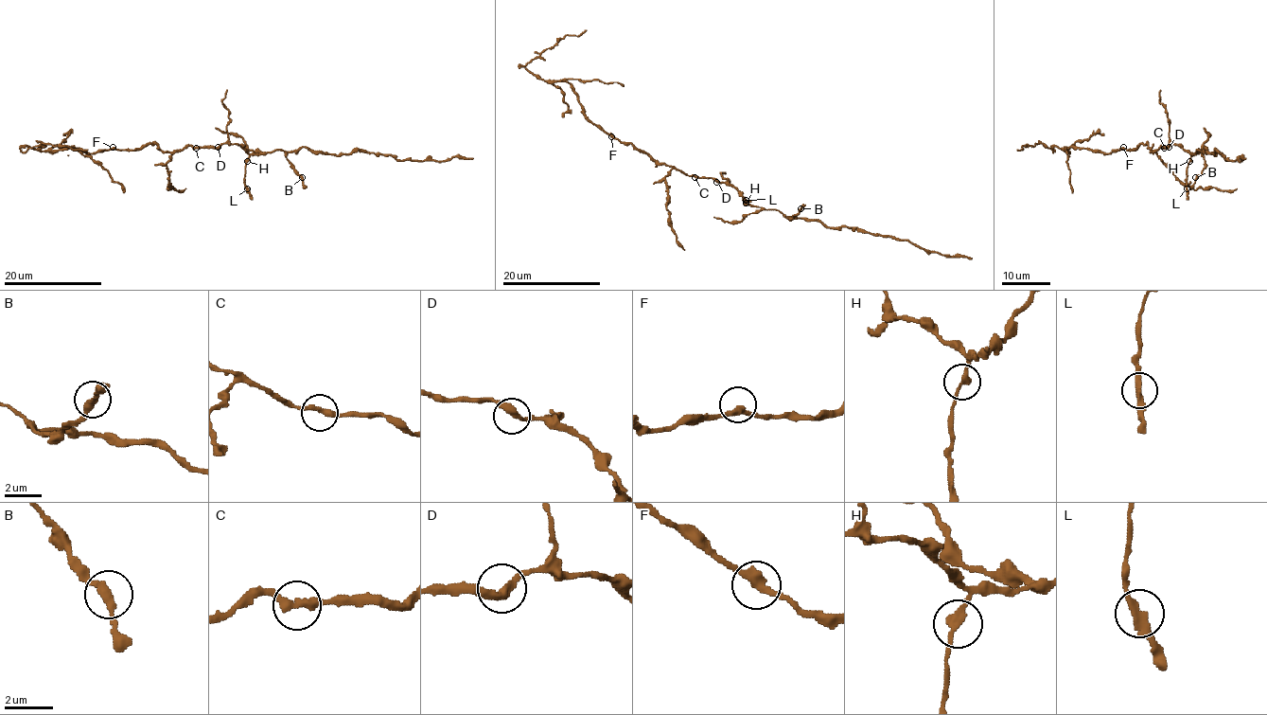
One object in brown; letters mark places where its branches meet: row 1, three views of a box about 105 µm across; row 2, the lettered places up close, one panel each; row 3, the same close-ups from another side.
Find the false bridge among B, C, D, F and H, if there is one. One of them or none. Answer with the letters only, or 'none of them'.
H

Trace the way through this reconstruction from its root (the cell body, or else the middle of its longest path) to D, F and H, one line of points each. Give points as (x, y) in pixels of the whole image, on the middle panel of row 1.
D: (695, 175), (712, 177), (716, 182)
F: (695, 175), (659, 165), (648, 153), (611, 136)
H: (695, 175), (712, 177), (731, 184), (748, 204), (746, 203)

